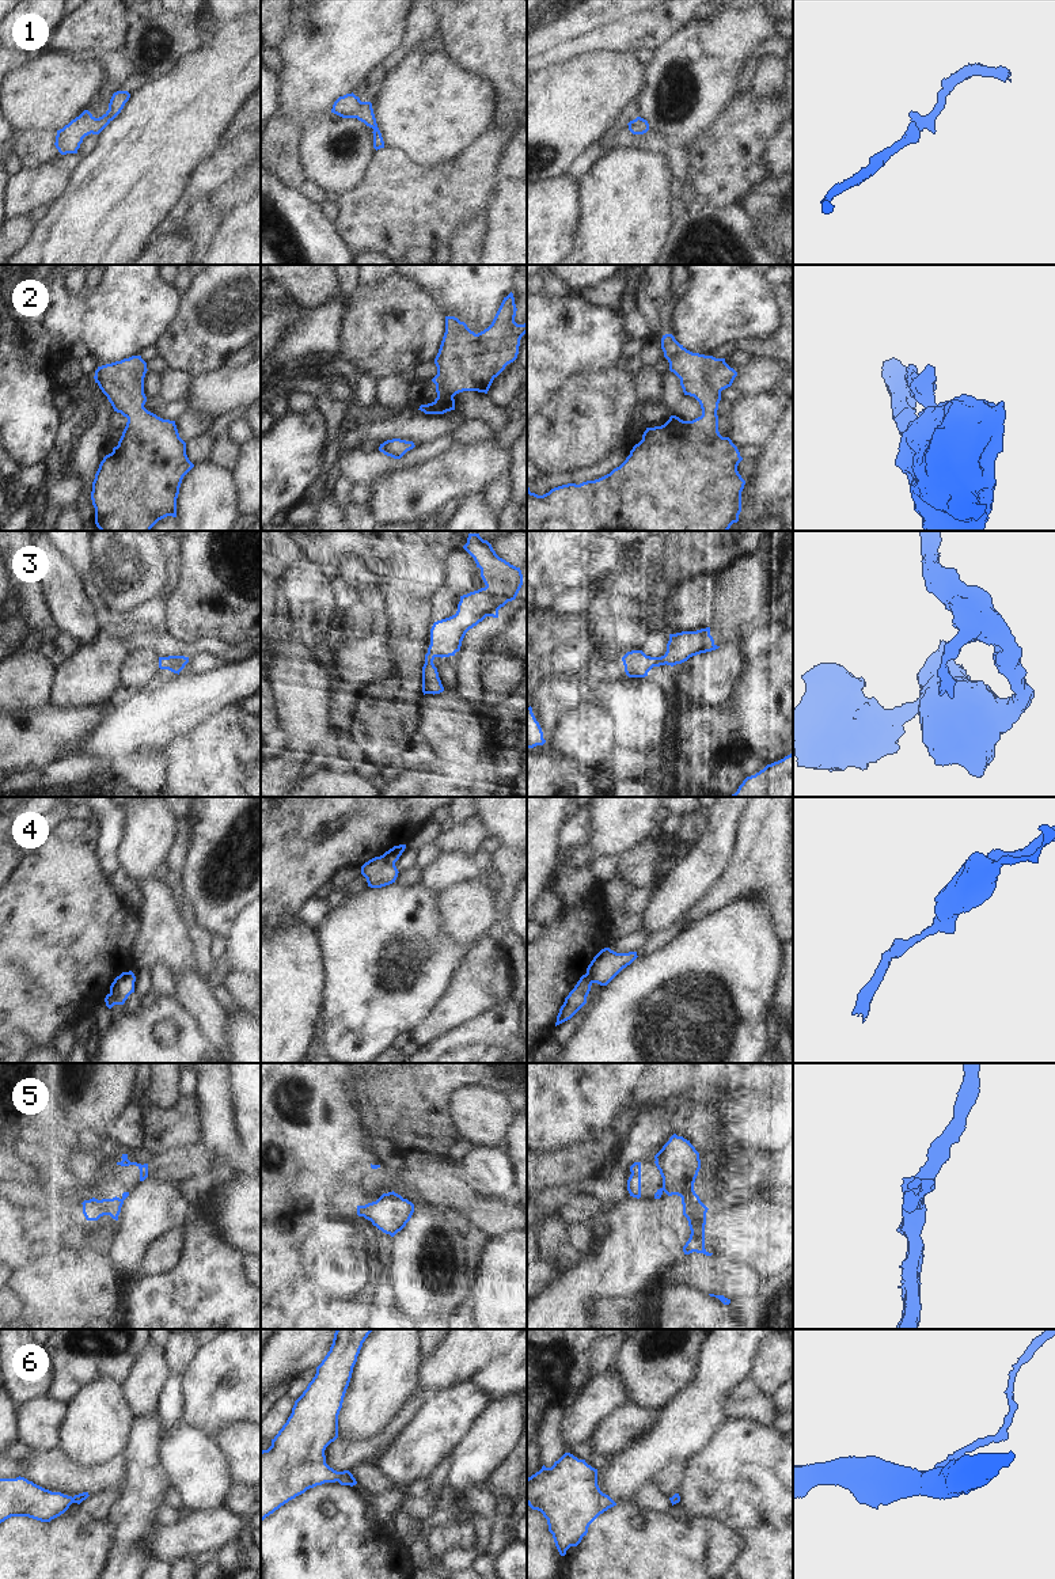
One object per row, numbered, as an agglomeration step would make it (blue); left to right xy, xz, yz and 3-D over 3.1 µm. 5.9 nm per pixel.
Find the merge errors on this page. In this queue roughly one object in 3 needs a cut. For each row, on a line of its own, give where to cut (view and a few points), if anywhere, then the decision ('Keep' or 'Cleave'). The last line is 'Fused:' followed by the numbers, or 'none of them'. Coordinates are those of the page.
1: No split. Keep
2: No split. Keep
3: No split. Keep
4: Split along xz (383, 854), (394, 864). Cleave
5: Split along yz (656, 1160), (660, 1169). Cleave
6: No split. Keep
Fused: 4, 5.

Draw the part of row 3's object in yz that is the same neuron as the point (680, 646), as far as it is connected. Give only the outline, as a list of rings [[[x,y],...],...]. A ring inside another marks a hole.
[[[710,627],[697,631],[669,634],[667,652],[661,657],[646,656],[642,650],[627,652],[623,657],[625,672],[629,677],[645,677],[653,667],[676,665],[690,657],[718,649],[710,635]]]

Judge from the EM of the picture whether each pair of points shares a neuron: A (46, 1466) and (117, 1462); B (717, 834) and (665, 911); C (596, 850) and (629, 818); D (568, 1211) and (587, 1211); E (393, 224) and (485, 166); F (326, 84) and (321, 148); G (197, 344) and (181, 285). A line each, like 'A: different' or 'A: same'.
A: same
B: same
C: same
D: same
E: same
F: different
G: different

